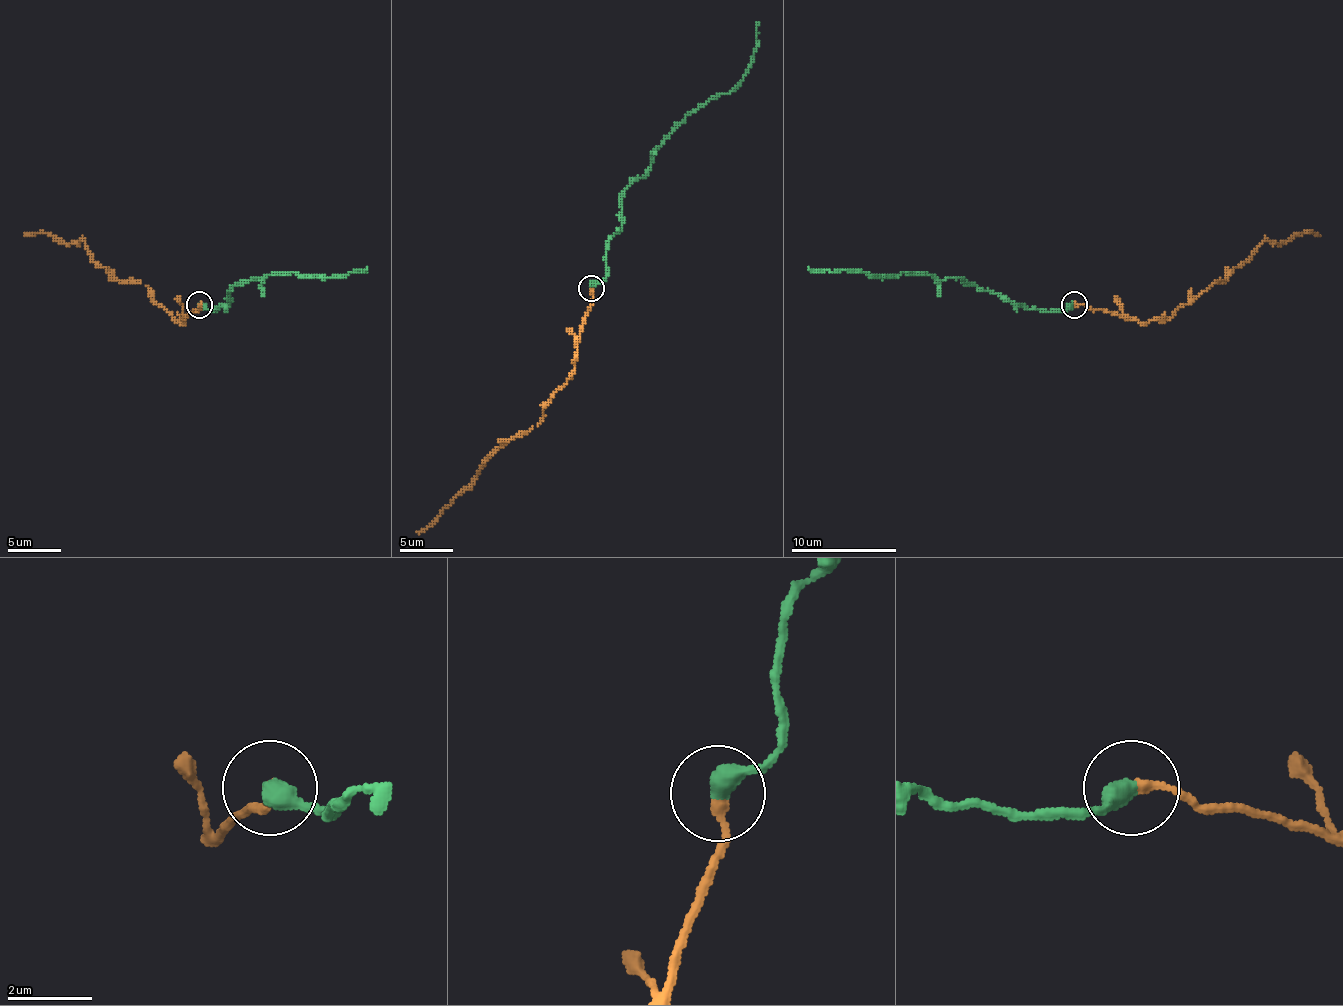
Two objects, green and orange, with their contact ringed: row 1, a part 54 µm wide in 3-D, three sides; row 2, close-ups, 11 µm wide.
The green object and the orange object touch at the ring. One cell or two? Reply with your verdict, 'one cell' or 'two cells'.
one cell

